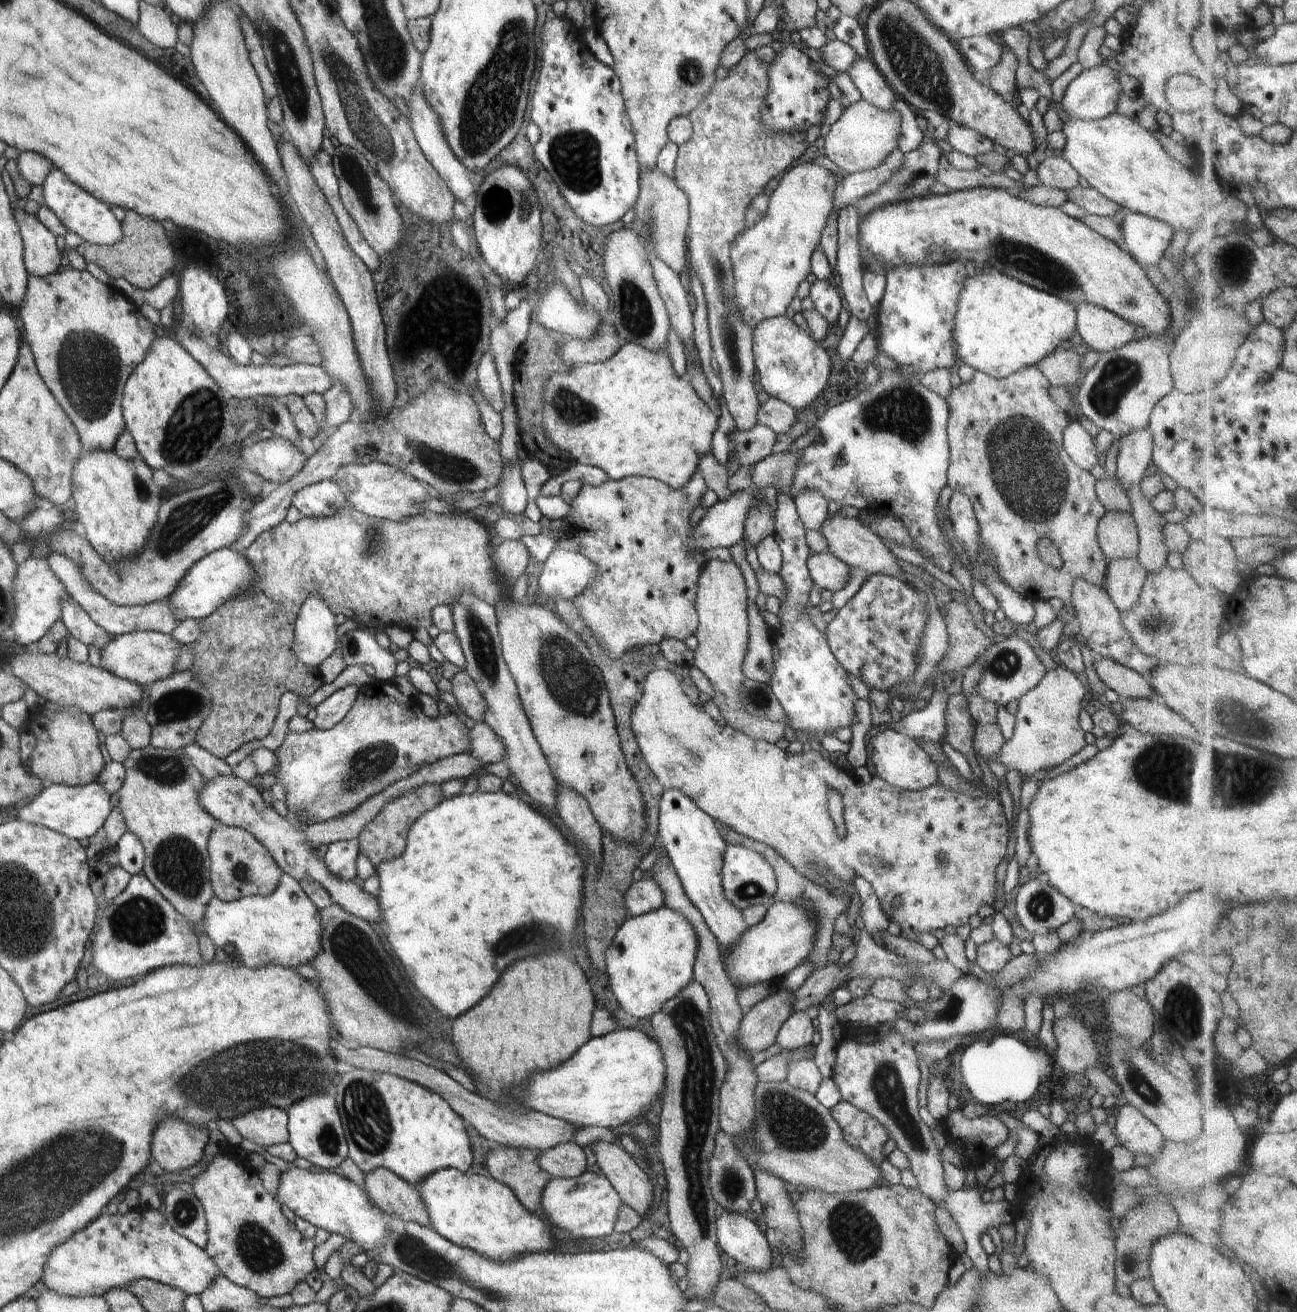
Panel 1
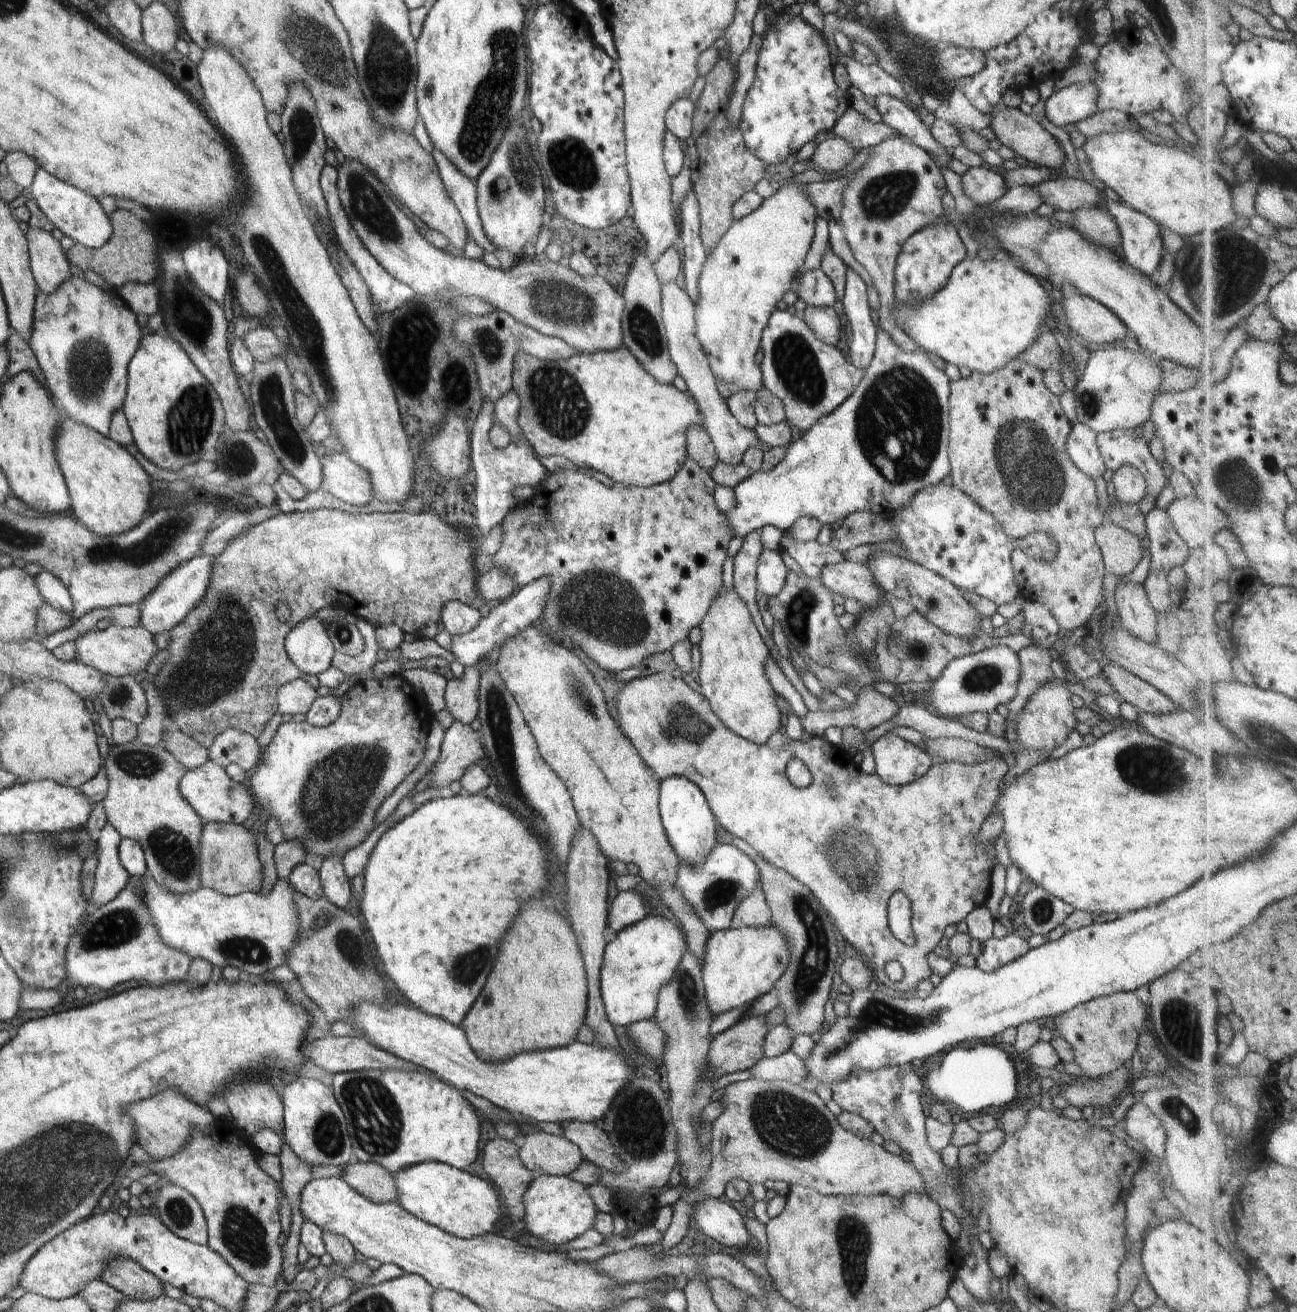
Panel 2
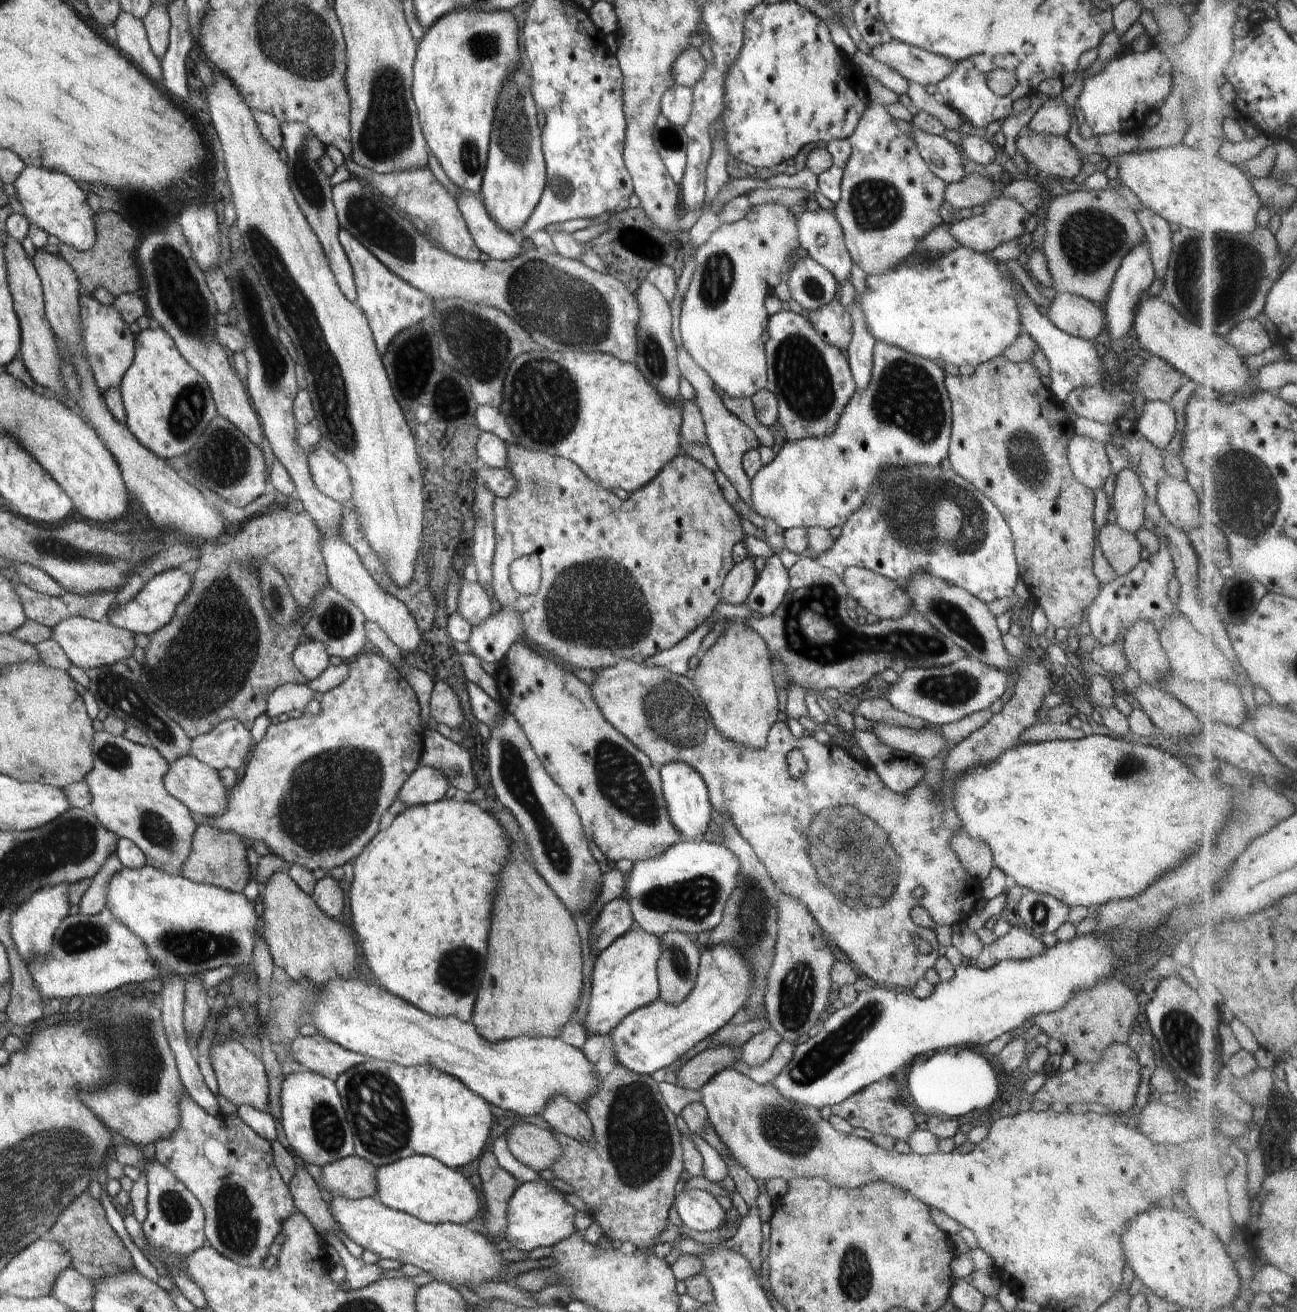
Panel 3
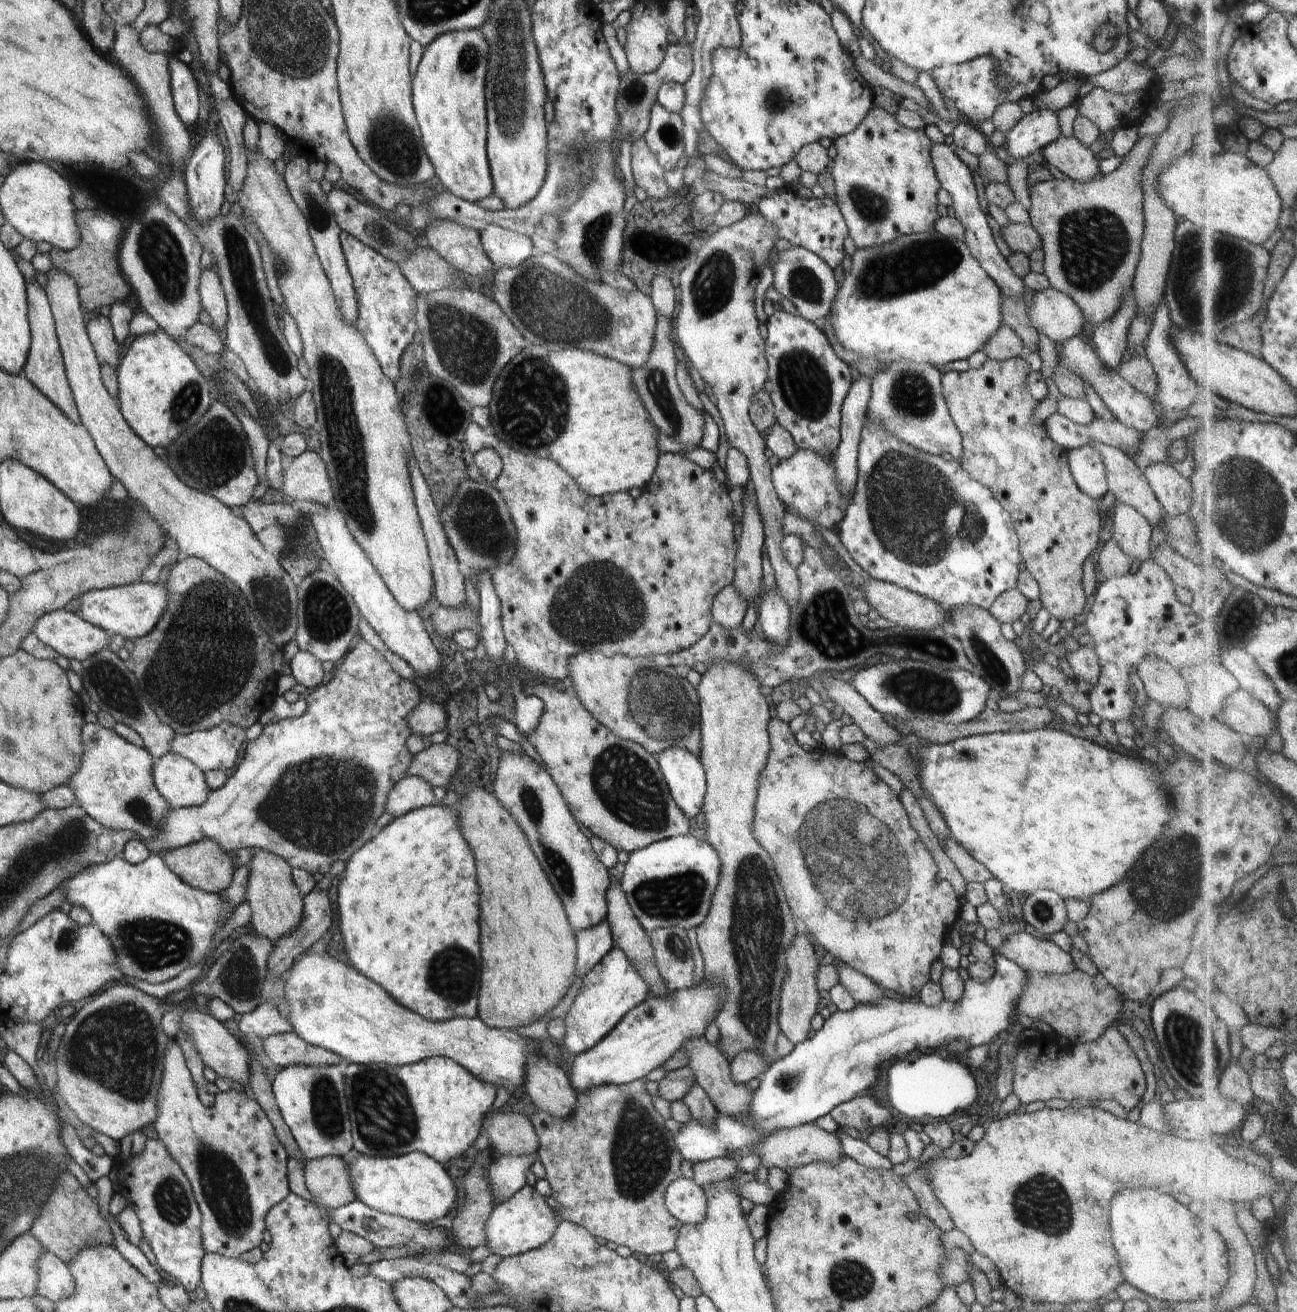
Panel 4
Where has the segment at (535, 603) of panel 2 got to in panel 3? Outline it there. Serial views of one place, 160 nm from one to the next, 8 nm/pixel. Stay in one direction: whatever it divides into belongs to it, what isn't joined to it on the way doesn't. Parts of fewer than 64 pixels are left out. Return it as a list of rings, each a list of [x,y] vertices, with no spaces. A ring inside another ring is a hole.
[[[502,607],[485,621],[471,627],[467,644],[470,654],[488,664],[496,664],[505,659],[509,648],[523,633],[521,616],[514,609]]]

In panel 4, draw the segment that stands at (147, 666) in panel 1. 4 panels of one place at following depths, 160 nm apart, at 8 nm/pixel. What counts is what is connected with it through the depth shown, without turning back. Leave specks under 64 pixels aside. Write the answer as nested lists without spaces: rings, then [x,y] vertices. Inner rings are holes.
[[[66,609],[44,614],[36,620],[32,634],[64,658],[80,661],[108,649],[110,636]]]

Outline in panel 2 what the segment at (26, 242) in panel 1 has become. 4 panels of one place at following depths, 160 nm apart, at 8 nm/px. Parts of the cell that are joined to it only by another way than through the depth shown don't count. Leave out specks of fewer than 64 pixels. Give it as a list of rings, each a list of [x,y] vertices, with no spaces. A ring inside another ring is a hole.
[[[30,227],[27,232],[30,268],[37,288],[51,295],[70,274],[69,260],[52,233]]]

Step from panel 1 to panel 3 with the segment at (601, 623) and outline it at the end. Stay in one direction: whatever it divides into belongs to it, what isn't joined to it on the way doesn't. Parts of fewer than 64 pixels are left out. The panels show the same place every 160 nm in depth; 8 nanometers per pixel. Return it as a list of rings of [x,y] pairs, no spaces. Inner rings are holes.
[[[506,445],[507,466],[517,482],[517,490],[503,499],[496,497],[493,511],[495,530],[495,553],[493,554],[491,569],[493,572],[492,590],[501,606],[514,609],[521,616],[524,625],[524,642],[535,648],[554,652],[554,660],[565,666],[567,662],[577,668],[588,668],[597,671],[613,667],[620,659],[633,660],[640,663],[676,646],[684,638],[704,624],[712,615],[718,603],[721,602],[720,592],[727,572],[734,568],[732,557],[734,546],[744,540],[746,536],[742,530],[741,517],[733,510],[724,498],[720,486],[716,482],[714,473],[690,458],[690,456],[675,456],[646,486],[632,491],[628,499],[621,500],[610,489],[604,488],[591,481],[582,469],[571,460],[555,457],[542,451],[531,451],[522,445]],[[536,555],[541,566],[541,583],[539,589],[531,595],[520,594],[511,583],[510,565],[513,560],[523,556]]]

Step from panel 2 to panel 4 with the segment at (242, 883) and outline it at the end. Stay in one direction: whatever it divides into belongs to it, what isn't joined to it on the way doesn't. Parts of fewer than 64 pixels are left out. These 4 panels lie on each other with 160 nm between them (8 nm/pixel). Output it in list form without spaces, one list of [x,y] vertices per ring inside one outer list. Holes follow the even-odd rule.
[[[204,838],[200,842],[166,851],[159,857],[184,884],[198,888],[202,892],[218,893],[220,890],[226,890],[232,883],[232,874],[235,872],[232,859],[227,852],[220,850],[220,846],[216,842],[212,842],[212,838]]]

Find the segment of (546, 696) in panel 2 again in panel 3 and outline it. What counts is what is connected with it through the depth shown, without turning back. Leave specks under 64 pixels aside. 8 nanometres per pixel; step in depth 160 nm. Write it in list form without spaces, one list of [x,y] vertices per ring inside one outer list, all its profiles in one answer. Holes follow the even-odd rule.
[[[516,641],[506,653],[505,659],[500,662],[497,673],[494,675],[498,690],[500,691],[500,698],[502,706],[510,711],[522,727],[526,738],[530,741],[534,752],[537,754],[539,761],[547,770],[548,776],[560,786],[566,793],[566,796],[572,801],[576,812],[580,817],[581,825],[584,827],[584,834],[588,842],[595,842],[596,846],[600,848],[602,854],[609,861],[614,863],[622,858],[632,860],[634,864],[642,862],[644,859],[653,859],[661,855],[668,847],[680,843],[683,838],[682,835],[672,826],[670,817],[667,813],[667,806],[663,797],[661,789],[661,776],[659,770],[652,764],[647,754],[644,754],[639,748],[636,748],[619,730],[616,730],[603,716],[601,710],[598,708],[594,700],[591,686],[583,680],[579,679],[571,672],[570,669],[564,665],[556,662],[554,659],[549,659],[539,655],[532,645],[524,641]]]

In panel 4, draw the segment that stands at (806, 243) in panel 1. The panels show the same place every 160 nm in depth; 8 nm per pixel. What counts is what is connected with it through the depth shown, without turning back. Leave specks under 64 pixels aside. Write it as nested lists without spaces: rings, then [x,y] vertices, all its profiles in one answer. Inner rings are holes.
[[[749,209],[740,222],[720,228],[712,236],[706,237],[705,246],[698,250],[698,258],[694,258],[694,262],[690,262],[679,277],[676,334],[692,366],[704,383],[712,388],[730,446],[744,454],[748,462],[764,526],[764,548],[770,557],[780,596],[784,598],[784,604],[788,604],[788,610],[794,610],[800,606],[800,582],[795,569],[788,564],[782,552],[785,509],[771,480],[764,438],[749,418],[752,396],[763,391],[768,378],[765,340],[758,330],[760,323],[755,312],[754,295],[762,268],[770,263],[770,250],[775,244],[782,245],[776,228],[766,222],[763,214],[754,214]]]

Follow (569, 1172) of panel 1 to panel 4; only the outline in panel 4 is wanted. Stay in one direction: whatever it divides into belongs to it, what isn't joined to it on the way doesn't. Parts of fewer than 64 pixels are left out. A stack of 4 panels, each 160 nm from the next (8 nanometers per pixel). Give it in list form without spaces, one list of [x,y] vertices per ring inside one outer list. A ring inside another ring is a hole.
[[[488,1112],[481,1131],[487,1134],[489,1148],[496,1154],[524,1156],[538,1151],[538,1136],[522,1114]]]

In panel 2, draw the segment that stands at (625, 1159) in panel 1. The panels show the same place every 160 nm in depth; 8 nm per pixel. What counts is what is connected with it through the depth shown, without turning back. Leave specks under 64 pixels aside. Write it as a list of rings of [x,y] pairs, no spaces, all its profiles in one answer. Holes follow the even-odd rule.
[[[566,1121],[560,1124],[564,1131],[563,1136],[581,1150],[584,1160],[611,1173],[621,1172],[623,1162],[616,1154],[616,1149],[604,1129],[598,1128],[594,1123],[578,1121]]]

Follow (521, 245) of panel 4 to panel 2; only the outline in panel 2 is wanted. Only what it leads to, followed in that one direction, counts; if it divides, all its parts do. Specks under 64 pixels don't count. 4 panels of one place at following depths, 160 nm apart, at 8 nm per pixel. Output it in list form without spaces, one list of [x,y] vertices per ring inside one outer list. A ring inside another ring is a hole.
[[[436,147],[431,155],[437,164],[440,178],[444,183],[452,202],[460,211],[469,235],[485,252],[494,252],[497,248],[484,234],[477,207],[477,186],[475,181],[465,177]]]

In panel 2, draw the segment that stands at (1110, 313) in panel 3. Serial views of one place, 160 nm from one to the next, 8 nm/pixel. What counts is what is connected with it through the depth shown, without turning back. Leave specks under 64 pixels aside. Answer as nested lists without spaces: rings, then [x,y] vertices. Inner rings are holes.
[[[1104,199],[1106,208],[1120,231],[1119,254],[1128,264],[1150,276],[1164,255],[1161,225],[1122,202]]]

